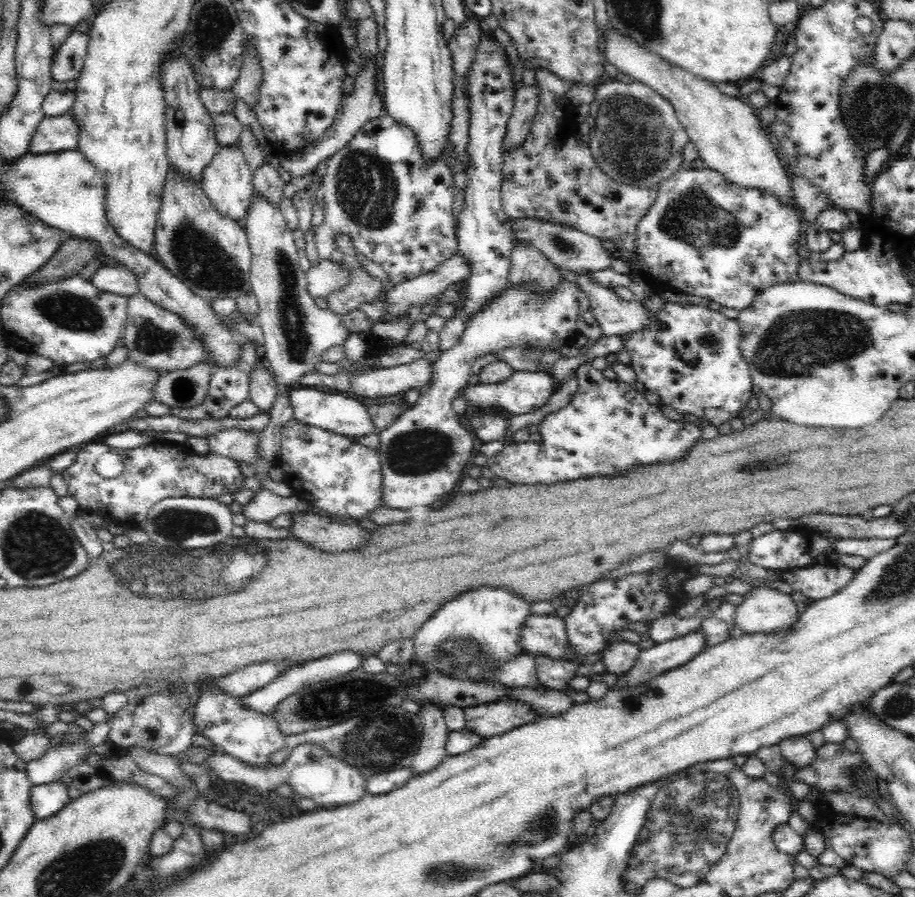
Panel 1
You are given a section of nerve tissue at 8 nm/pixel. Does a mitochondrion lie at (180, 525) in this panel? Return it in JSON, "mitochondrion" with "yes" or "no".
{"mitochondrion":"yes"}

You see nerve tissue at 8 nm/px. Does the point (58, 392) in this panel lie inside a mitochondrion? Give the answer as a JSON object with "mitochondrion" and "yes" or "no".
{"mitochondrion":"no"}

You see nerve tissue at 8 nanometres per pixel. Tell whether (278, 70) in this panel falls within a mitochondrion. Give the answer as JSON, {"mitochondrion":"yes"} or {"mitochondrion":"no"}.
{"mitochondrion":"no"}

